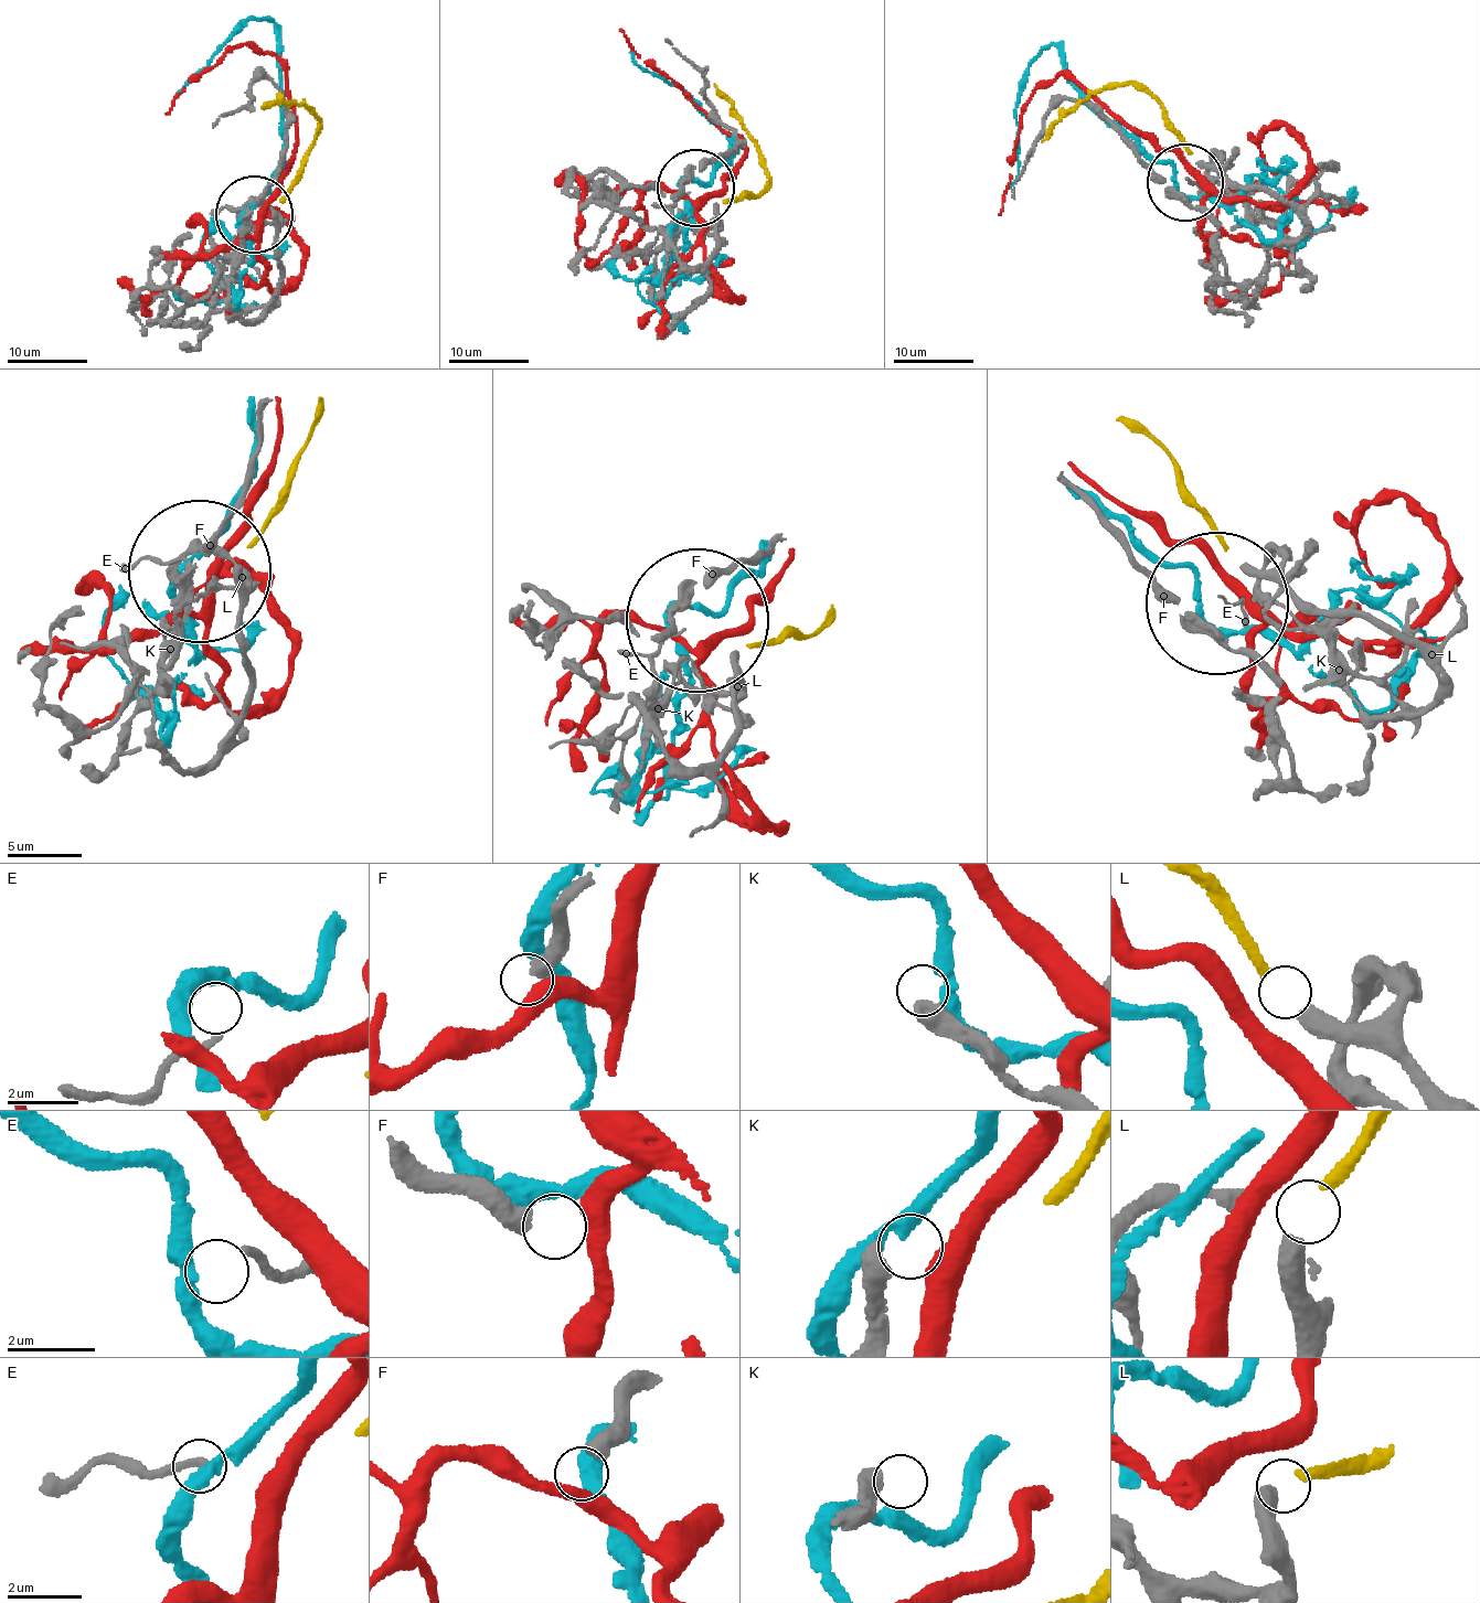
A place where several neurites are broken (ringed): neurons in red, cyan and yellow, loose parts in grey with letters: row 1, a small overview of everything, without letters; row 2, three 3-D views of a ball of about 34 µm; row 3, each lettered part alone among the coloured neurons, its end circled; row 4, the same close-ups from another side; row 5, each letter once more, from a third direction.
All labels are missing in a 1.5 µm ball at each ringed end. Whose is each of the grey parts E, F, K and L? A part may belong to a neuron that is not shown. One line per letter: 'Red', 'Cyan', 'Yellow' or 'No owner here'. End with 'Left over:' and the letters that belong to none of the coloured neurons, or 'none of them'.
E: Cyan
F: No owner here
K: No owner here
L: Yellow
Left over: F, K

